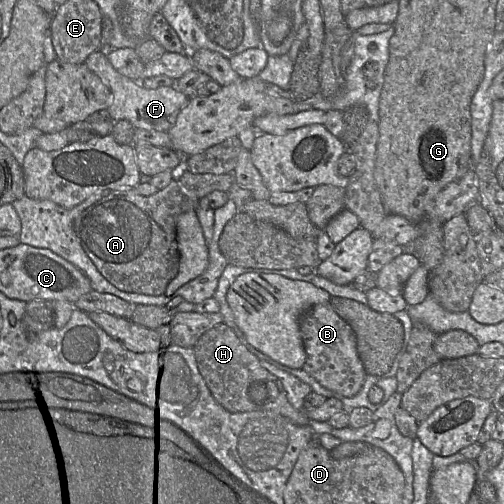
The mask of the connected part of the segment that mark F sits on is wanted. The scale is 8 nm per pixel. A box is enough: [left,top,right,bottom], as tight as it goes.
[85,51,188,132]

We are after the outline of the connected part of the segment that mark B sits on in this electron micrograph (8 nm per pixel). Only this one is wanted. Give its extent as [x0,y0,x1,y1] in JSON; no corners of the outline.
[299,302,367,397]

